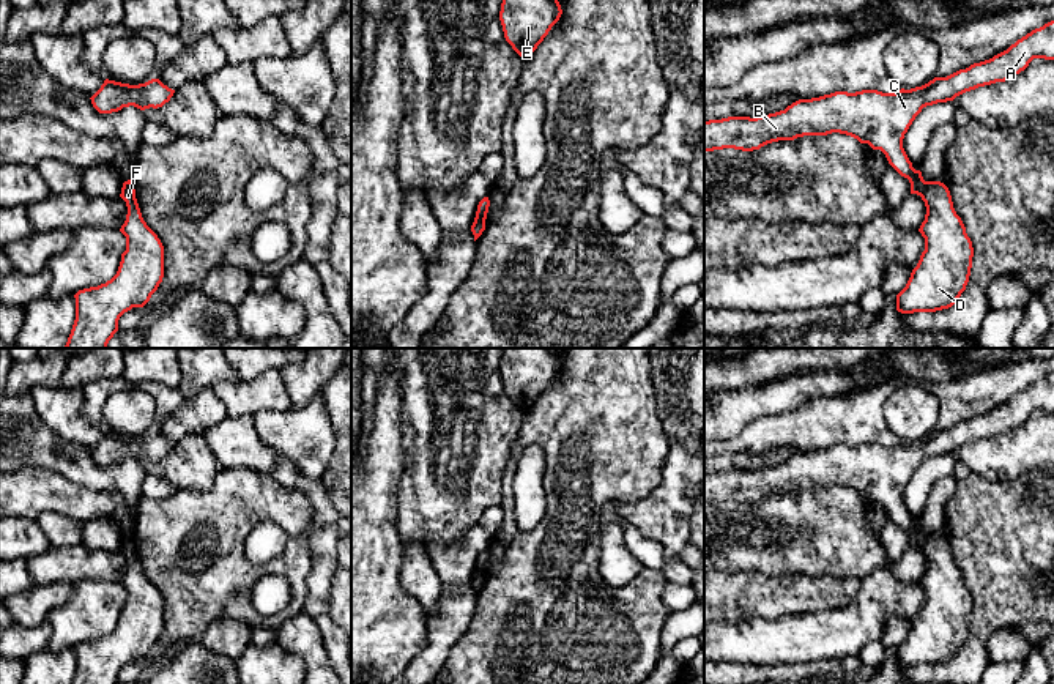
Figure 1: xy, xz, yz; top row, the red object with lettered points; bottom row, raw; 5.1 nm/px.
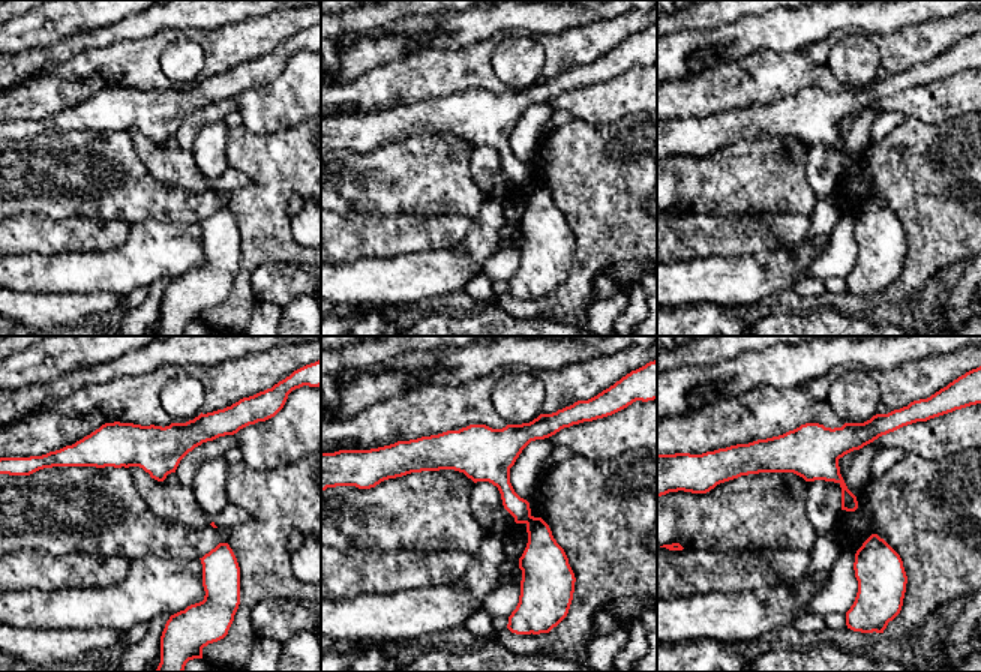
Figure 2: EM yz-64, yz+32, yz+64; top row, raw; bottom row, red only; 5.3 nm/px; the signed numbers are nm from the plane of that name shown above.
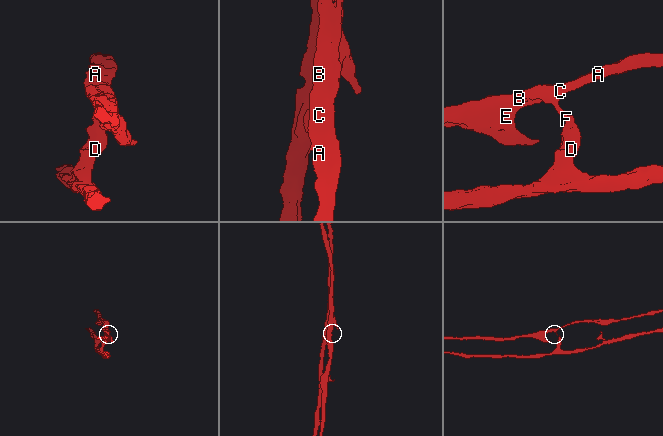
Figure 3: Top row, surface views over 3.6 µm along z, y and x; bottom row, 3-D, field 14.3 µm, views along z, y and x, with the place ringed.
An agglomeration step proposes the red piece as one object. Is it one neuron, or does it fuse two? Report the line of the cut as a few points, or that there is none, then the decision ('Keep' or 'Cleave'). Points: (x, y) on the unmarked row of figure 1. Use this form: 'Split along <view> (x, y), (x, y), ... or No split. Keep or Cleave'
Split along yz (925, 535), (919, 547). Cleave

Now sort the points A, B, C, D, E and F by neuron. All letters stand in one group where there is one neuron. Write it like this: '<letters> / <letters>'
A B C E / D F

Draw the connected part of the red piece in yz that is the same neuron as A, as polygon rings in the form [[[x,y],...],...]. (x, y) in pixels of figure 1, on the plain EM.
[[[1054,374],[1032,383],[993,411],[947,430],[934,430],[922,440],[896,446],[835,444],[799,452],[785,463],[764,470],[704,474],[704,506],[723,501],[753,504],[778,493],[840,485],[881,503],[889,517],[909,533],[911,547],[920,548],[925,533],[912,520],[903,492],[922,462],[953,454],[978,440],[1005,435],[1024,424],[1034,411],[1054,413]]]

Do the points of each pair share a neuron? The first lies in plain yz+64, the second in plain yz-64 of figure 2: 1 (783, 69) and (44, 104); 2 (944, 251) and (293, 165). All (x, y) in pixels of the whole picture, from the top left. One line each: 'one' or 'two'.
1: two
2: one

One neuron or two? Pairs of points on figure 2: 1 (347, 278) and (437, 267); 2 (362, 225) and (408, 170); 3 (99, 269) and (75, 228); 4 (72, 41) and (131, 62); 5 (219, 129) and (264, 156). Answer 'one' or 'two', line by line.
1: one
2: two
3: two
4: two
5: two

